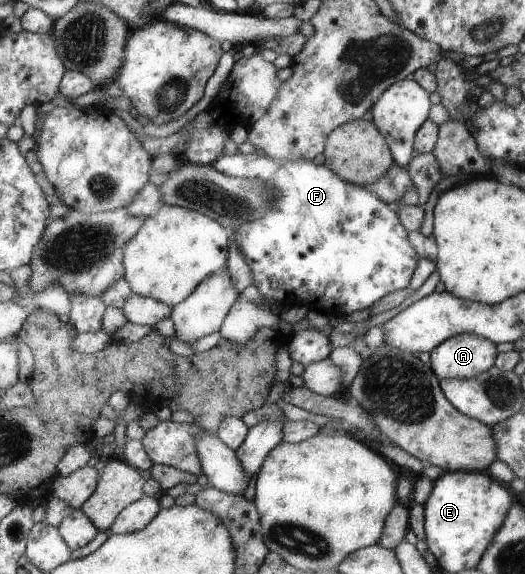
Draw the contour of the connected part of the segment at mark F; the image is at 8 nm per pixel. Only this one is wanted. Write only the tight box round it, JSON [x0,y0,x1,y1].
[212,152,420,318]

